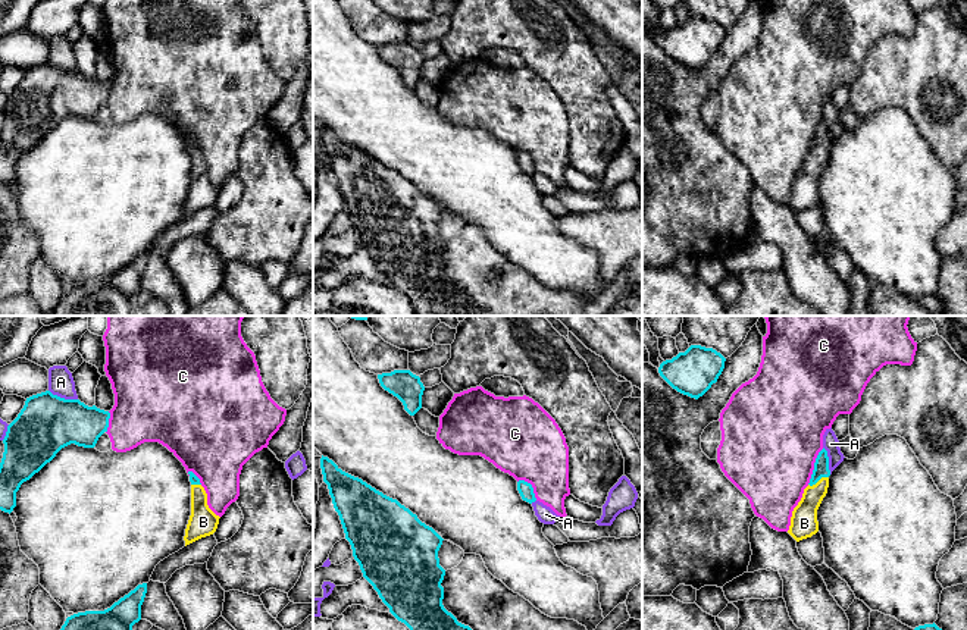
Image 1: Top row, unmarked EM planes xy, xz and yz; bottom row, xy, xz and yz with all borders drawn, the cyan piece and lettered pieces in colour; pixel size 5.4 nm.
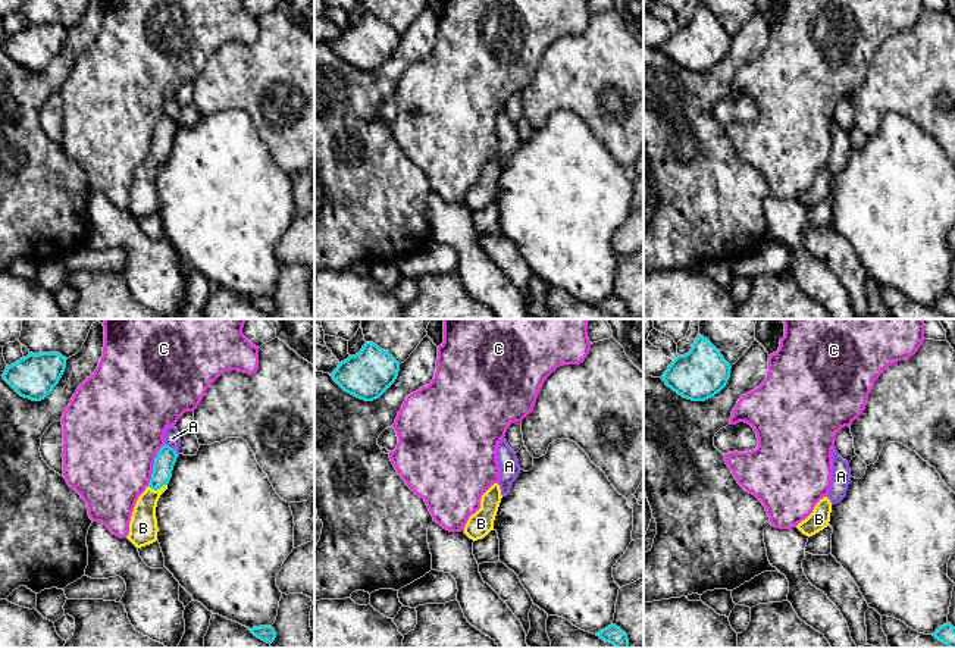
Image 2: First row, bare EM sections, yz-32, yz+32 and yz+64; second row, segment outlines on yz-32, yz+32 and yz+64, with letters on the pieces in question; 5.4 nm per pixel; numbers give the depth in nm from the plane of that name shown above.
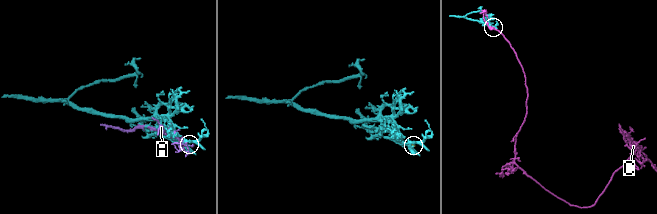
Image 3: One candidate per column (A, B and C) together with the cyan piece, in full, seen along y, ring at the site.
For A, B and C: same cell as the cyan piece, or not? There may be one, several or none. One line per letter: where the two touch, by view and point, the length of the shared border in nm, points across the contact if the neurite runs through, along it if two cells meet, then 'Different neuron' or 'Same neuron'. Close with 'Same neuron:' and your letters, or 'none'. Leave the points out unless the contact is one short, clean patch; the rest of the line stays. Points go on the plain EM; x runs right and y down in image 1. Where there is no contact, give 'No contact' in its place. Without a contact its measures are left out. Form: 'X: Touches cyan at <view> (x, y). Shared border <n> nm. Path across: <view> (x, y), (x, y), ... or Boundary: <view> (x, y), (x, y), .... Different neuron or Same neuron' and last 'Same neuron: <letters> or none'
A: Touches cyan at xy (63, 69). Shared border 170 nm. Different neuron
B: Touches cyan at yz (817, 151). Shared border 120 nm. Path across: yz (820, 141), (817, 151), (804, 194). Same neuron
C: Touches cyan at yz (814, 137). Shared border 220 nm. Different neuron
Same neuron: B

